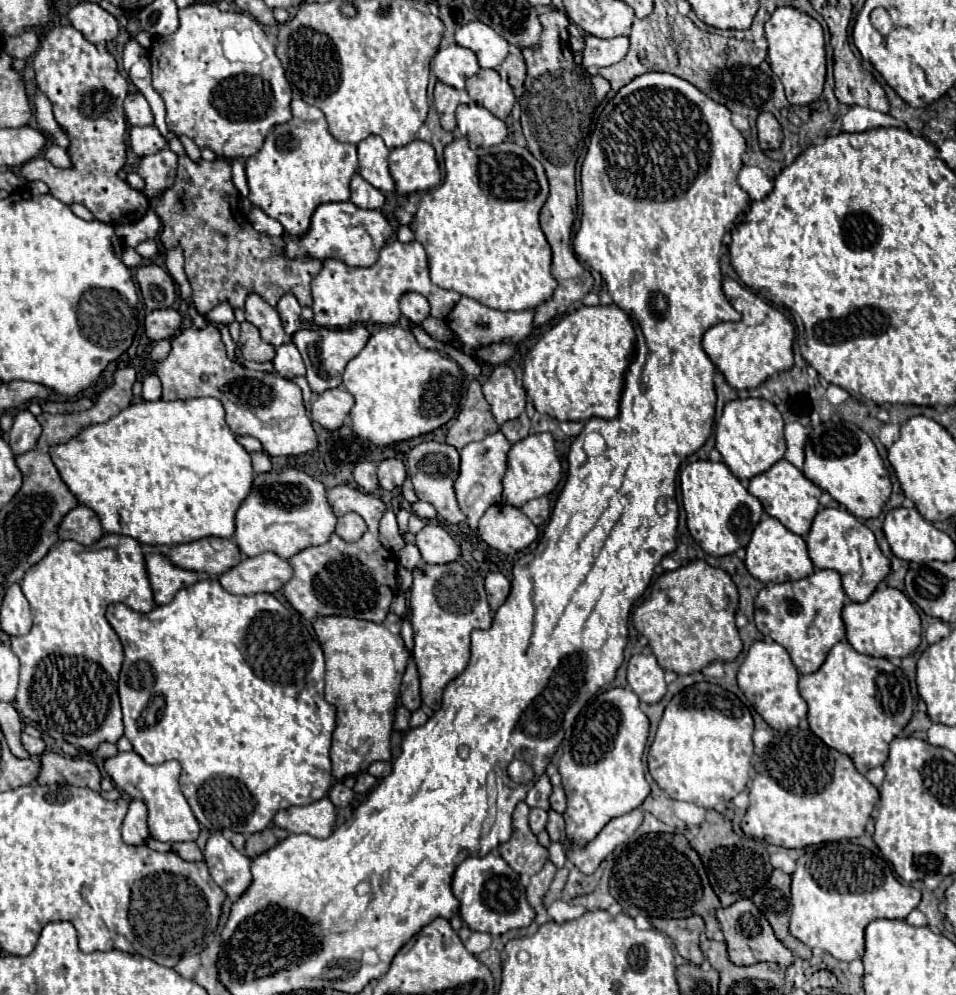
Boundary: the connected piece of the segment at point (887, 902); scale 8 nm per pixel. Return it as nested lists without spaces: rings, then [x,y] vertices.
[[[849,843],[807,847],[797,859],[791,881],[791,935],[809,947],[819,947],[841,961],[861,959],[863,931],[875,919],[905,919],[921,901],[921,893],[901,885],[889,863],[869,849]]]

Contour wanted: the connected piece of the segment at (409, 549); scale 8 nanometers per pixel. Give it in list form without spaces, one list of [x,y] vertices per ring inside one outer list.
[[[405,542],[403,549],[397,553],[397,559],[409,571],[417,571],[421,567],[421,553],[417,551],[417,547],[413,543]]]

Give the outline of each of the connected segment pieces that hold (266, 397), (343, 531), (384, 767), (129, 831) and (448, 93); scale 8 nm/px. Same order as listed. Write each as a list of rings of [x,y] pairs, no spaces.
[[[207,325],[205,329],[183,329],[181,335],[177,335],[171,341],[169,357],[163,359],[161,363],[151,361],[147,365],[147,369],[151,373],[159,375],[159,379],[163,383],[163,399],[165,401],[193,399],[193,397],[203,397],[203,395],[205,397],[217,397],[225,407],[225,419],[227,419],[229,429],[235,435],[251,435],[251,437],[259,439],[263,445],[263,453],[267,453],[269,457],[299,457],[299,455],[313,453],[319,445],[317,433],[313,429],[313,423],[311,423],[309,413],[307,413],[305,403],[303,403],[301,389],[295,383],[291,383],[289,379],[283,379],[279,375],[263,373],[263,371],[251,371],[247,367],[233,363],[225,353],[221,333],[215,325]]]
[[[347,513],[347,515],[339,517],[335,533],[345,541],[353,541],[353,535],[363,535],[365,527],[367,527],[365,521],[357,513]]]
[[[377,761],[377,763],[373,763],[373,765],[367,769],[367,773],[369,773],[369,775],[373,775],[373,777],[377,777],[377,779],[383,779],[385,775],[389,775],[389,773],[391,773],[391,763]]]
[[[133,799],[129,803],[129,811],[125,815],[121,833],[123,833],[123,841],[129,843],[129,845],[143,845],[145,839],[149,837],[147,807],[139,799]]]
[[[437,81],[434,87],[434,106],[441,119],[441,127],[445,131],[453,131],[457,127],[455,123],[455,109],[461,103],[471,103],[471,97],[467,91],[459,91],[455,87],[449,87],[441,81]]]

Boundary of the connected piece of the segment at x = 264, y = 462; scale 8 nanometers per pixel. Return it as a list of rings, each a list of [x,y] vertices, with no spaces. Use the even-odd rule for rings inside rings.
[[[251,453],[251,461],[253,461],[253,469],[255,473],[263,473],[263,471],[269,471],[271,469],[271,459],[263,453]]]

